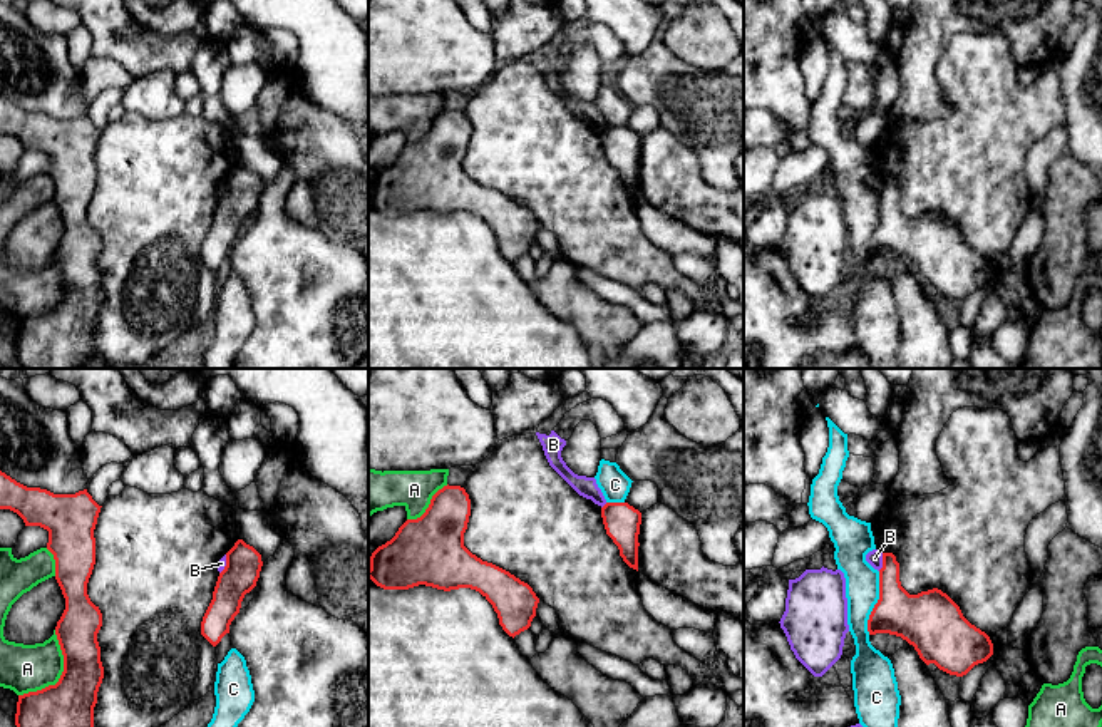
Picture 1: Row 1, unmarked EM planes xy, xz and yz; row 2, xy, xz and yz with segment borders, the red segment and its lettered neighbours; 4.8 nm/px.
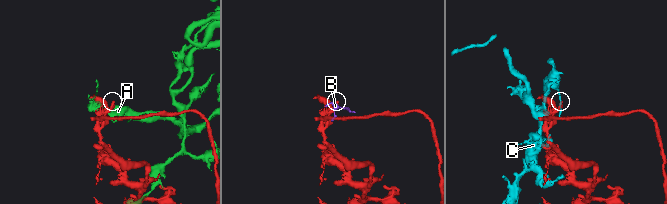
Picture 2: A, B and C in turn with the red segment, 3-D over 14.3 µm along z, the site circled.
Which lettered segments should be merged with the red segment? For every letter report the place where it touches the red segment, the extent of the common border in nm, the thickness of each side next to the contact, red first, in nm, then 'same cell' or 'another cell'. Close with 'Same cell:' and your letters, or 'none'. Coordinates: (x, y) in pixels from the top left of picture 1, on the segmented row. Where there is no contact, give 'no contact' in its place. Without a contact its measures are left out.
A: meets red in xy at (61, 675); contact 360 nm long; 220 nm thick on the red side, 220 nm on the other; another cell
B: meets red in yz at (883, 562); contact 90 nm long; 220 nm thick on the red side, 80 nm on the other; another cell
C: meets red in yz at (876, 603); contact 300 nm long; 260 nm thick on the red side, 160 nm on the other; another cell
Same cell: none

